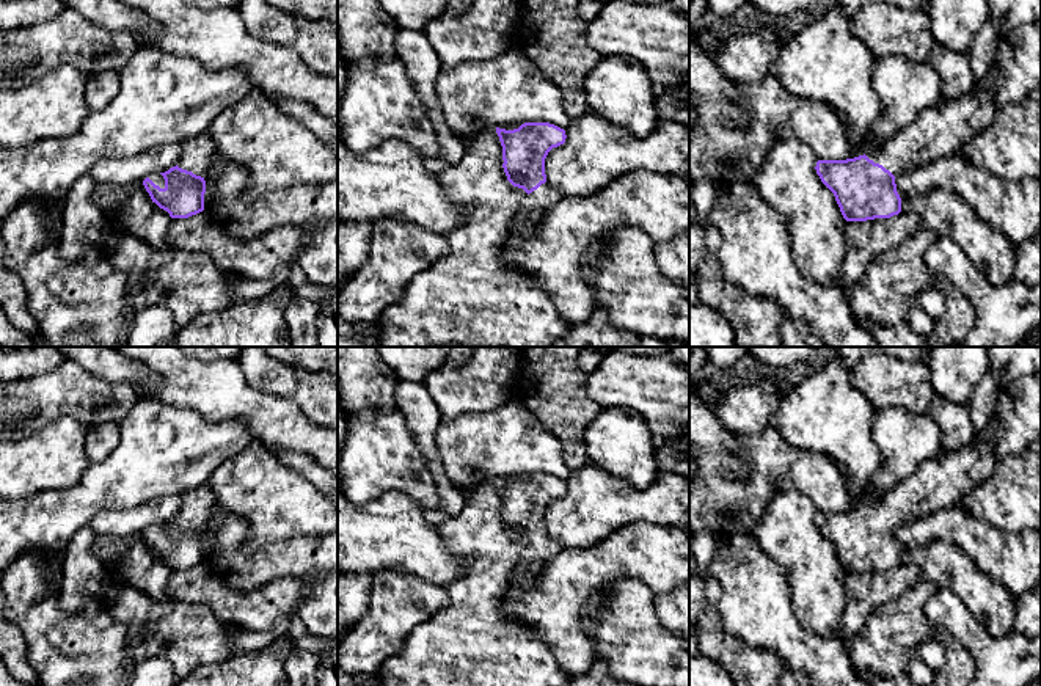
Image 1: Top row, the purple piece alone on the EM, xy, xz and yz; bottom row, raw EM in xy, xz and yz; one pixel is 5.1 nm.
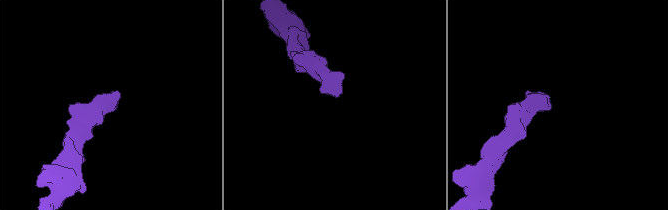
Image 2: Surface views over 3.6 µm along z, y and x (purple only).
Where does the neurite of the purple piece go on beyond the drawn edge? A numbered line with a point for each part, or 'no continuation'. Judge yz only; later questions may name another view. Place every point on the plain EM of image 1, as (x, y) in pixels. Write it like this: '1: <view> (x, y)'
1: yz (942, 482)

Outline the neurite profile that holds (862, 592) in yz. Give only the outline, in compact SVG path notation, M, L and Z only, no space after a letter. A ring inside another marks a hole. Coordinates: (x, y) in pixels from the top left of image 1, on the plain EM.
M906 564L890 570L848 573L843 582L842 636L845 639L854 636L875 608L900 598L919 582L922 582L920 568Z

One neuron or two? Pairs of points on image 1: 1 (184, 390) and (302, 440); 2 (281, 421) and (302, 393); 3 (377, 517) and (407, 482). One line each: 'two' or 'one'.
1: one
2: two
3: two

